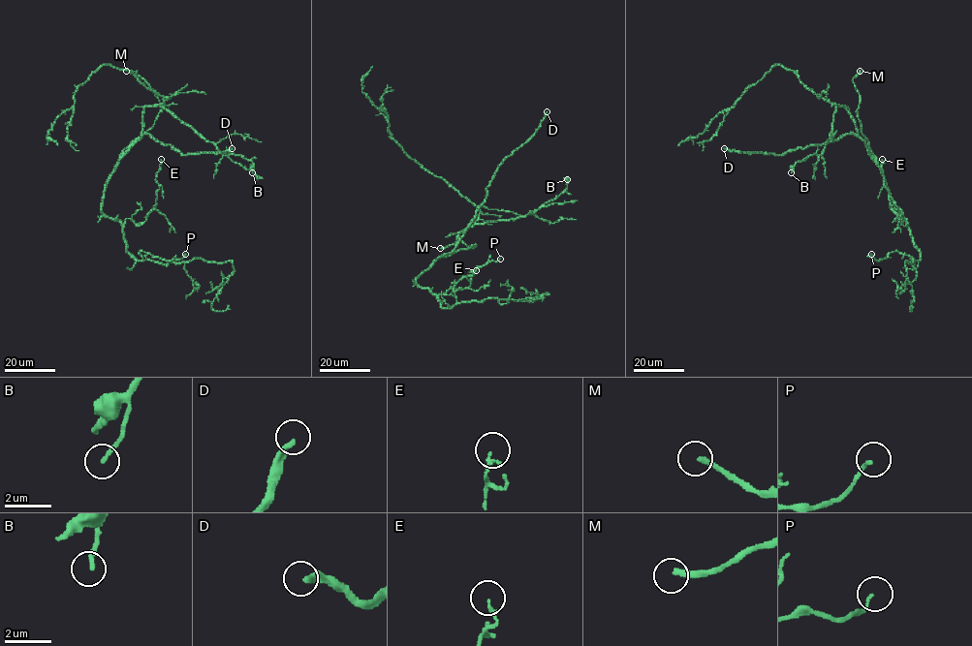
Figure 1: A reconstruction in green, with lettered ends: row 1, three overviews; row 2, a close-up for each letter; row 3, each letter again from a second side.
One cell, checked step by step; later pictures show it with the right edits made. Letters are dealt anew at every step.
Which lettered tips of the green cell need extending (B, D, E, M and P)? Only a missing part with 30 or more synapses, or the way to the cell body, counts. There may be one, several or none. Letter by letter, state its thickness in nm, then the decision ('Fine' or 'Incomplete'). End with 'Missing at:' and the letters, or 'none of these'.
B: Thickness 180 nm. Fine
D: Thickness 280 nm. Incomplete
E: Thickness 140 nm. Fine
M: Thickness 220 nm. Incomplete
P: Thickness 130 nm. Fine
Missing at: D, M

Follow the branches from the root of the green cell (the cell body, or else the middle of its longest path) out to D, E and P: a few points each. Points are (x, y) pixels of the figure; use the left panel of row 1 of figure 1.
D: (126, 151), (144, 134), (162, 144), (170, 144), (182, 155), (220, 153), (232, 148)
E: (126, 151), (108, 181), (101, 210), (123, 224), (130, 219), (141, 225), (156, 205), (161, 159)
P: (126, 151), (108, 181), (101, 211), (120, 223), (134, 258), (142, 260), (141, 250), (166, 261), (185, 254)

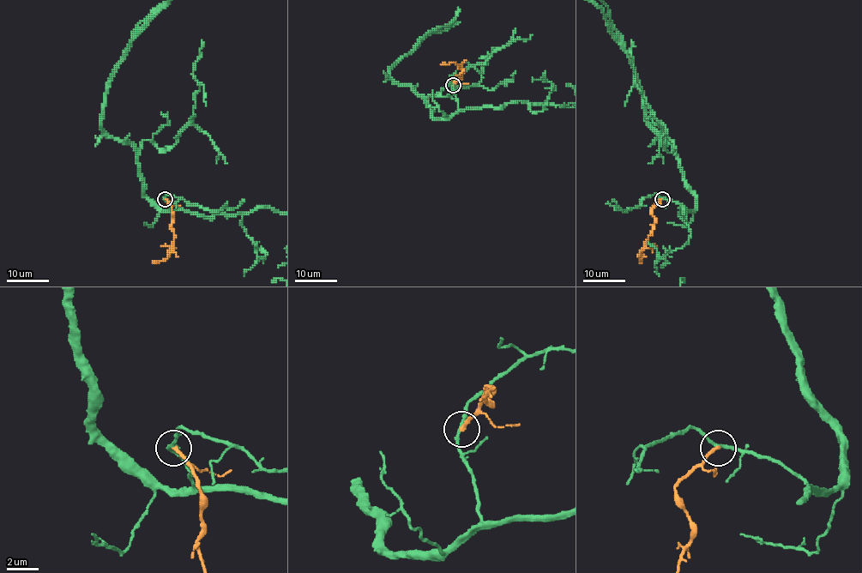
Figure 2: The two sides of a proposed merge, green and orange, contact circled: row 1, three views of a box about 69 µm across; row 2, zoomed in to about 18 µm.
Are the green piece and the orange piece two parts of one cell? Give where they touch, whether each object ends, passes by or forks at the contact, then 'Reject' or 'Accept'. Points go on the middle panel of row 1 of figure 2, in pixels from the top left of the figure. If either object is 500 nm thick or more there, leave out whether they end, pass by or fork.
Place: (453, 85). At the ring green passes by. At the ring orange ends. Reject

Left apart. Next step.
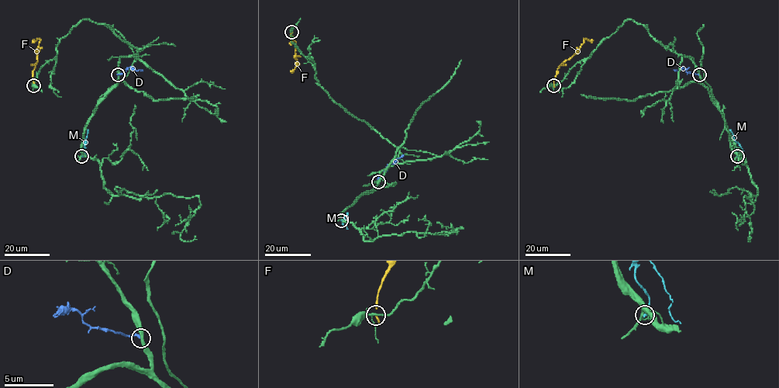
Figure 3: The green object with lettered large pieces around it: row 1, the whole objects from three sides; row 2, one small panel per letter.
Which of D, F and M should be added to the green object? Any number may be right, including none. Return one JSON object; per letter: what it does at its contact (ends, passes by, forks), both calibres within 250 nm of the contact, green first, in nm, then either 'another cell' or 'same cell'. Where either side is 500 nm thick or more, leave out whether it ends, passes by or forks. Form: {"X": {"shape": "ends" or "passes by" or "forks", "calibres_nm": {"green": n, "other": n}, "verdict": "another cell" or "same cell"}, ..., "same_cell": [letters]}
{"D": {"shape": "ends", "calibres_nm": {"green": 420, "other": 300}, "verdict": "another cell"}, "F": {"shape": "ends", "calibres_nm": {"green": 160, "other": 220}, "verdict": "another cell"}, "M": {"shape": "ends", "calibres_nm": {"green": 220, "other": 240}, "verdict": "another cell"}, "same_cell": []}

